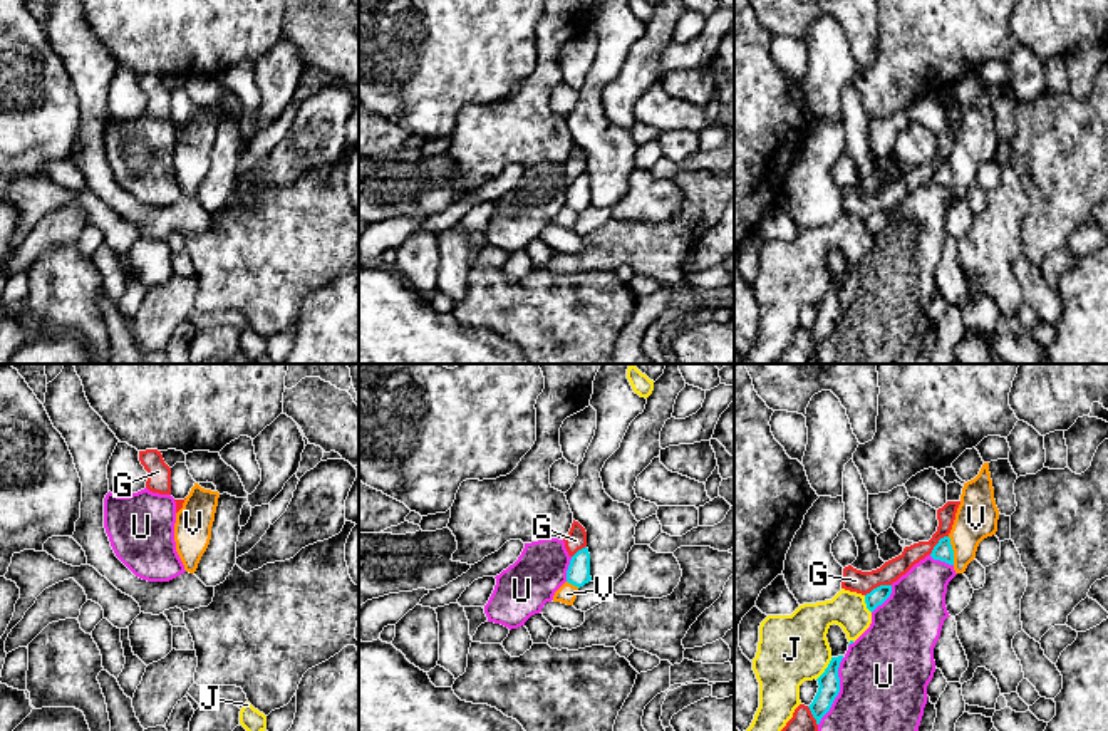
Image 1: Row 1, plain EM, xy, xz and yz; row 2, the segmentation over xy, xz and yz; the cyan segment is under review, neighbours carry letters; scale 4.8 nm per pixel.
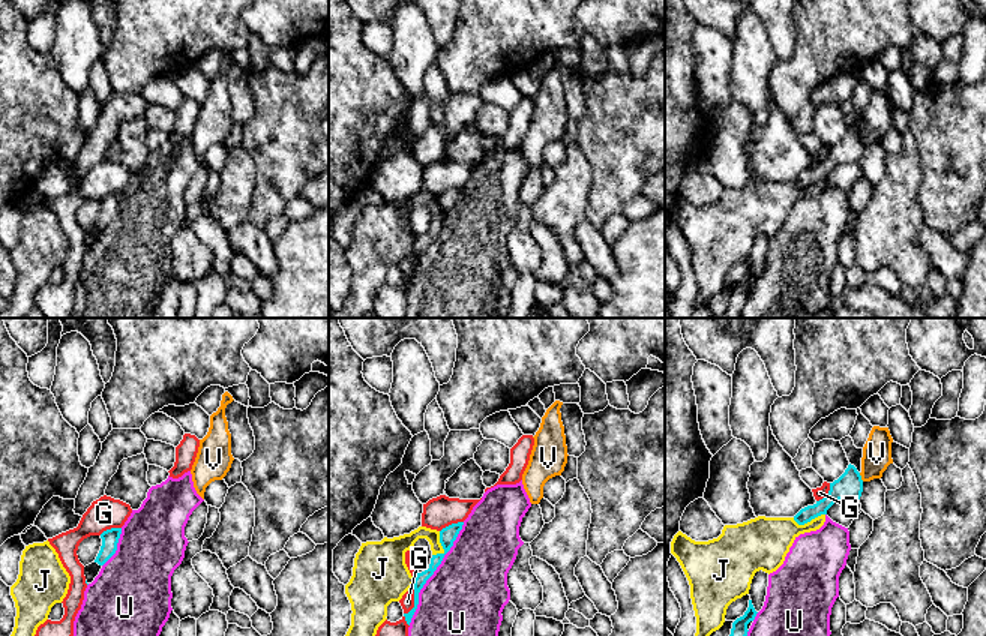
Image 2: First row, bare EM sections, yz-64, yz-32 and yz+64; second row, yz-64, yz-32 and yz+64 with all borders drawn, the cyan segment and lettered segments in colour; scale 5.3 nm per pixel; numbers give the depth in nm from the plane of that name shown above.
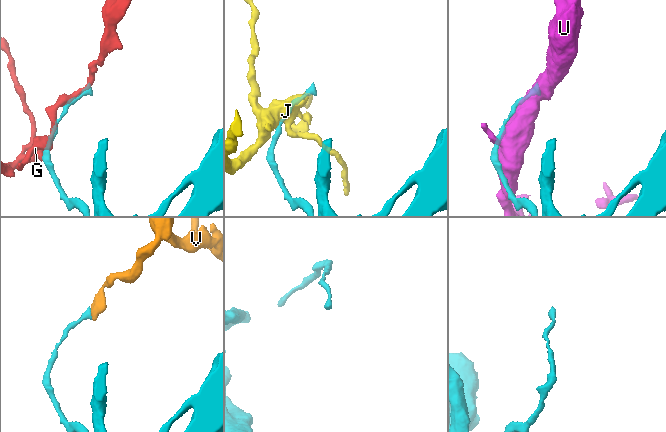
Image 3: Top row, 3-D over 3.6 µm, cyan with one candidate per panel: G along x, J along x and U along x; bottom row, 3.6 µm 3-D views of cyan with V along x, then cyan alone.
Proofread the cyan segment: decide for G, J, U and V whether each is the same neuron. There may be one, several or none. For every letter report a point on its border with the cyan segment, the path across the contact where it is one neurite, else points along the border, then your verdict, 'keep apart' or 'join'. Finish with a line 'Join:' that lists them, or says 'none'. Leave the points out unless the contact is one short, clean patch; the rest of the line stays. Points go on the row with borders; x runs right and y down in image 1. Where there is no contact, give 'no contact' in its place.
G: yz (877, 587) | keep apart
J: yz (825, 669) | keep apart
U: yz (838, 691) | keep apart
V: yz (952, 550) | keep apart
Join: none

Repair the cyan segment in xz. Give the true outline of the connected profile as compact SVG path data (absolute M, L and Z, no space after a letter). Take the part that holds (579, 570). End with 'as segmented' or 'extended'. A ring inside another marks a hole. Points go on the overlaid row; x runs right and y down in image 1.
M585 547L572 557L567 570L567 582L580 588L590 580L590 553Z; as segmented

